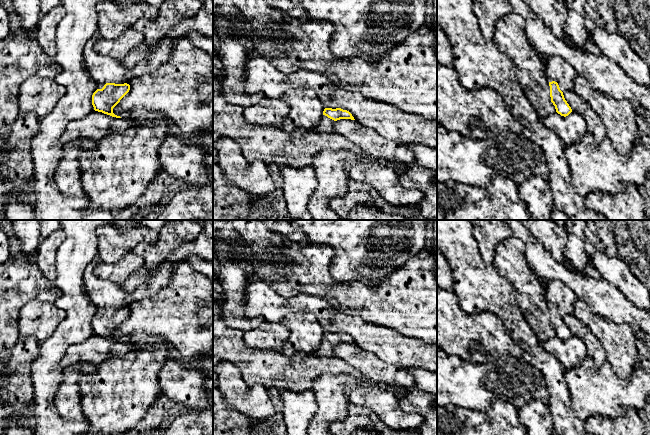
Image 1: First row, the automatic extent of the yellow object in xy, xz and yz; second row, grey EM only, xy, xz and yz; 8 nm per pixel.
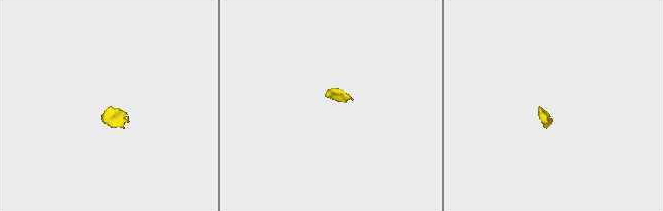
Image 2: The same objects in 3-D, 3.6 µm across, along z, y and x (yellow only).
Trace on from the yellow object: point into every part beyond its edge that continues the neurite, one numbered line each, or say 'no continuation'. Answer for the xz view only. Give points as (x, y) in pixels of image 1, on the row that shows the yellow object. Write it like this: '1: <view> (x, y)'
1: xz (325, 125)

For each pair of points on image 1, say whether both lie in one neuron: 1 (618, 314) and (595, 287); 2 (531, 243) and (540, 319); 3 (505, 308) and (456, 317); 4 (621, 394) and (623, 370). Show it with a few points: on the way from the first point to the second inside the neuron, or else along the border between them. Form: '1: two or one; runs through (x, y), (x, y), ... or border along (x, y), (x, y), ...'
1: one; runs through (611, 307), (598, 294)
2: two; border along (525, 249), (526, 261), (538, 276)
3: two; border along (457, 298), (469, 313), (491, 311), (498, 317)
4: two; border along (606, 360), (619, 376), (626, 379), (631, 378)

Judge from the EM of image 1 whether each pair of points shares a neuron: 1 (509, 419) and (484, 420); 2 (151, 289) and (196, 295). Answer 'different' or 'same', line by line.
1: same
2: different

